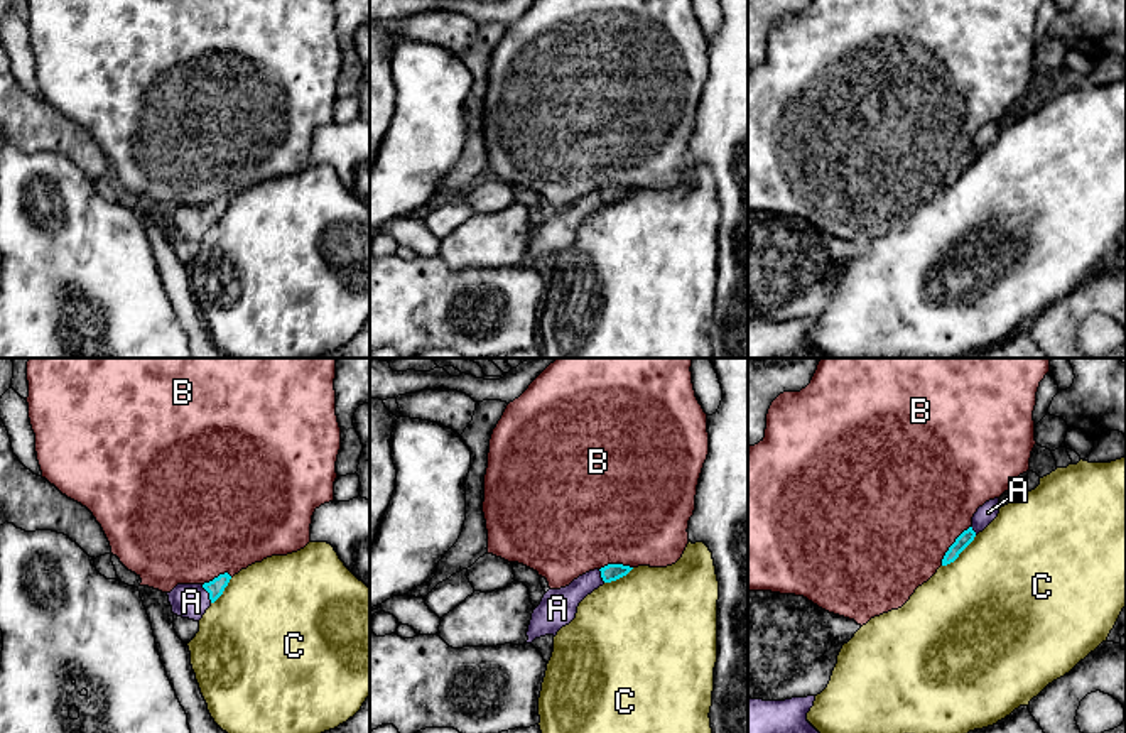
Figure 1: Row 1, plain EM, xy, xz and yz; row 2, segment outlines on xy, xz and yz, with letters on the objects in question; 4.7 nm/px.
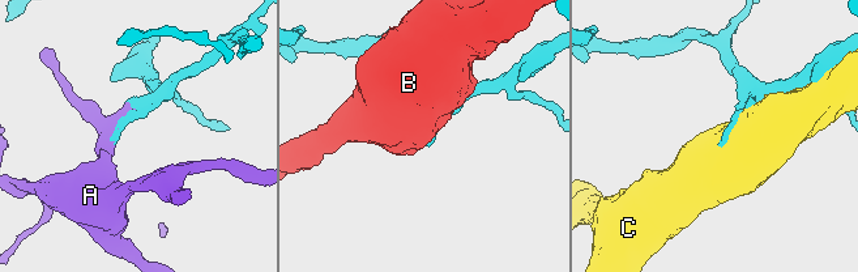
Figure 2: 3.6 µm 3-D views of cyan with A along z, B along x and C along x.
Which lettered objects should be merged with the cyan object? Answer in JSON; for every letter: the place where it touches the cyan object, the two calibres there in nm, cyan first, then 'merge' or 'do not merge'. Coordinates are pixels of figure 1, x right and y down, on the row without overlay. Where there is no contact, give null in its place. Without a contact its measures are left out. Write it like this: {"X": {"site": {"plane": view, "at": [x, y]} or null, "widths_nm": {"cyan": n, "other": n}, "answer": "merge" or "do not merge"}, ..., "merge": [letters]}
{"A": {"site": {"plane": "xy", "at": [208, 213]}, "widths_nm": {"cyan": 80, "other": 160}, "answer": "merge"}, "B": {"site": {"plane": "yz", "at": [951, 168]}, "widths_nm": {"cyan": 70, "other": 500}, "answer": "do not merge"}, "C": {"site": {"plane": "yz", "at": [959, 174]}, "widths_nm": {"cyan": 70, "other": 500}, "answer": "do not merge"}, "merge": ["A"]}

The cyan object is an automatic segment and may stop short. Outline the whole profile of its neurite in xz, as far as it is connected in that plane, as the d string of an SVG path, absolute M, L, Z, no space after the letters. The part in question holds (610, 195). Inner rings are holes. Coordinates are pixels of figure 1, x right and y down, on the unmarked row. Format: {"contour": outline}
{"contour": "M608 186L579 198L566 209L549 211L532 235L527 265L545 257L555 258L562 248L576 240L577 228L587 216L604 204L626 198L631 191L633 189L623 186Z"}

